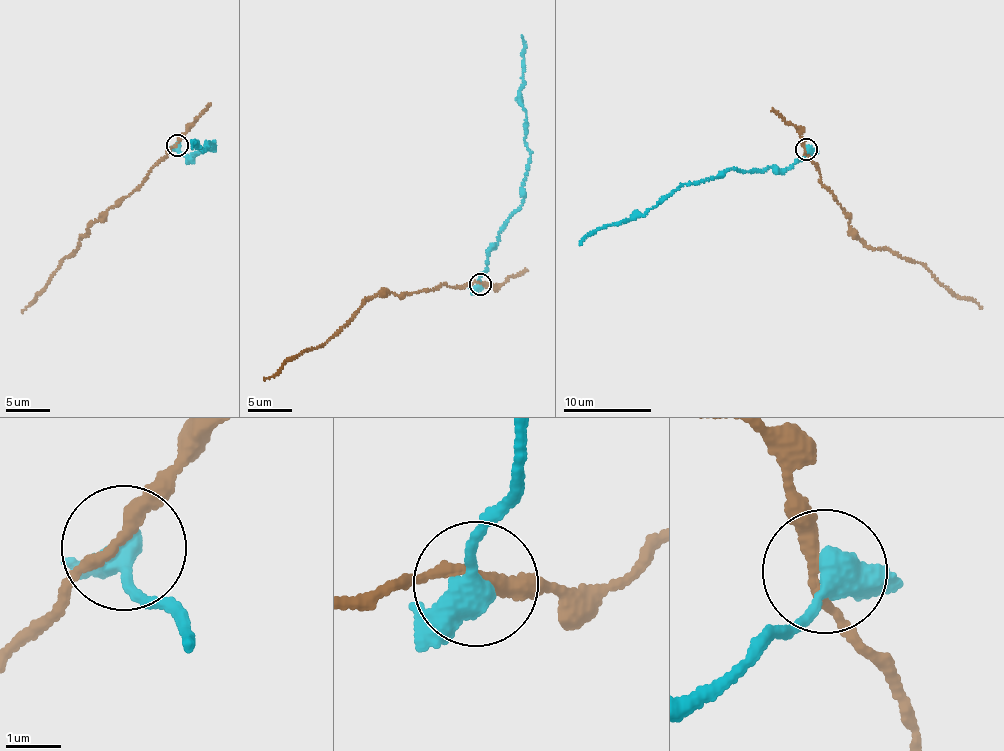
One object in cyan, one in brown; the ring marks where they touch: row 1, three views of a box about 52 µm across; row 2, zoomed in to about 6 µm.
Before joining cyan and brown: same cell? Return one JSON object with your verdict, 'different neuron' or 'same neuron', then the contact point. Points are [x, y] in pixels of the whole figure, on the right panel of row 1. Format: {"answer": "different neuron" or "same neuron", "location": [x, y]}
{"answer": "different neuron", "location": [806, 149]}

